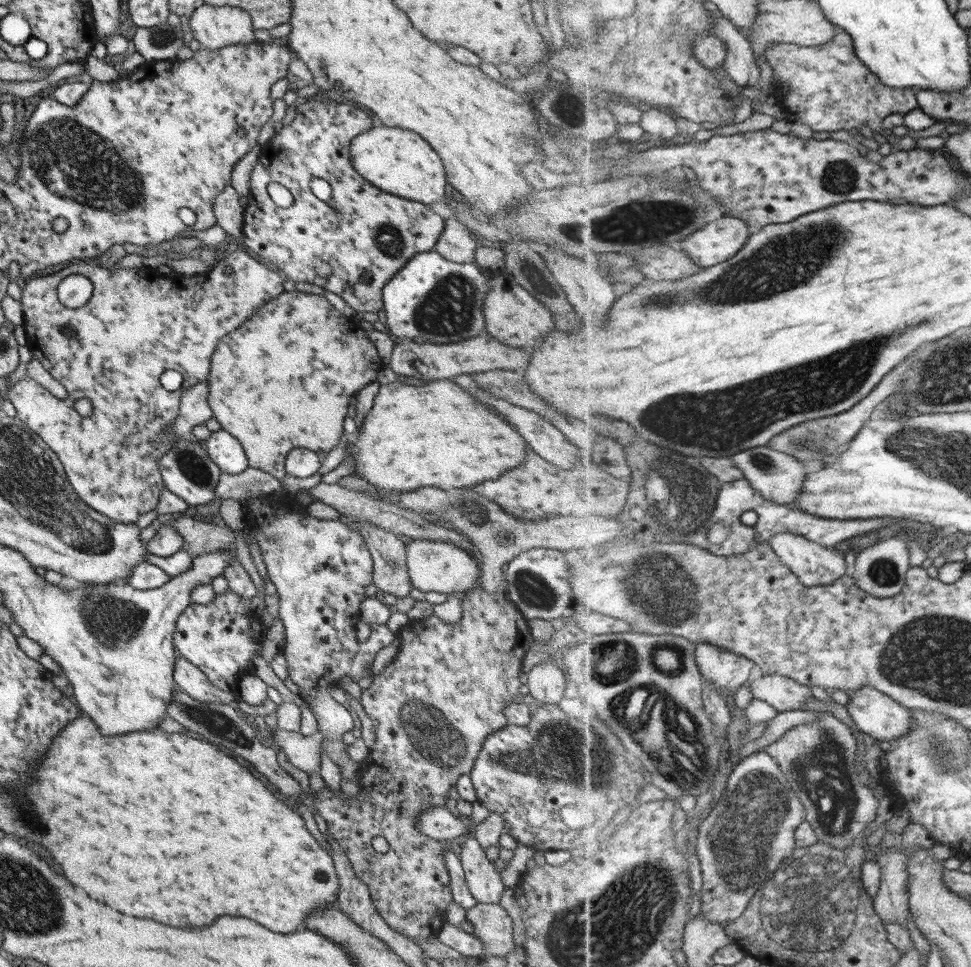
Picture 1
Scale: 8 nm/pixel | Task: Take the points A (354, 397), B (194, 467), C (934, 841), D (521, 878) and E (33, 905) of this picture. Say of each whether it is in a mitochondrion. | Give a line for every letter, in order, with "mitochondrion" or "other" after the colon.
A: other
B: mitochondrion
C: other
D: other
E: mitochondrion

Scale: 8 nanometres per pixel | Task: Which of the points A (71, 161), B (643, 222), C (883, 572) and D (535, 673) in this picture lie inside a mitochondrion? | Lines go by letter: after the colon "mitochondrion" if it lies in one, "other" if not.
A: mitochondrion
B: mitochondrion
C: mitochondrion
D: other

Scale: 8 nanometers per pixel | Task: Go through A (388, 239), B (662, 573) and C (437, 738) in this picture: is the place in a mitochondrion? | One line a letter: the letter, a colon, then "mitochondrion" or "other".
A: mitochondrion
B: mitochondrion
C: mitochondrion

